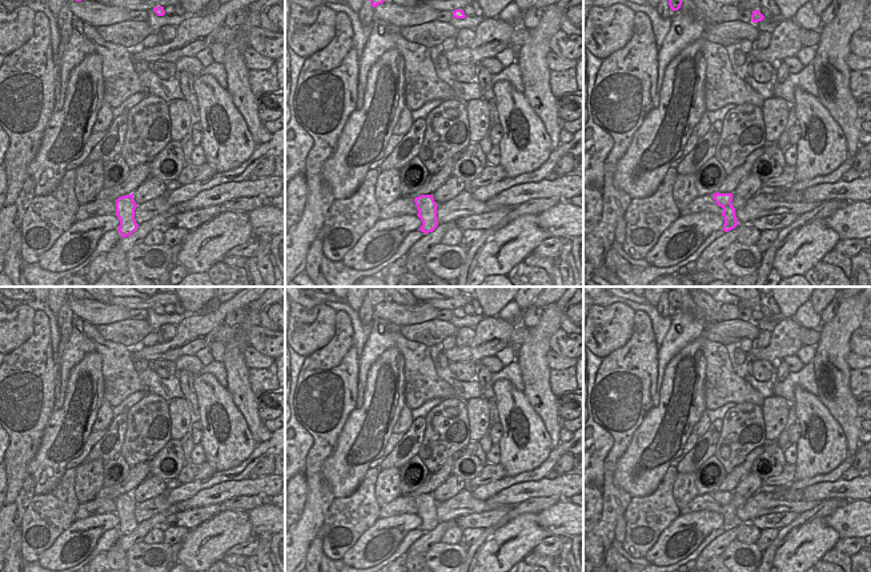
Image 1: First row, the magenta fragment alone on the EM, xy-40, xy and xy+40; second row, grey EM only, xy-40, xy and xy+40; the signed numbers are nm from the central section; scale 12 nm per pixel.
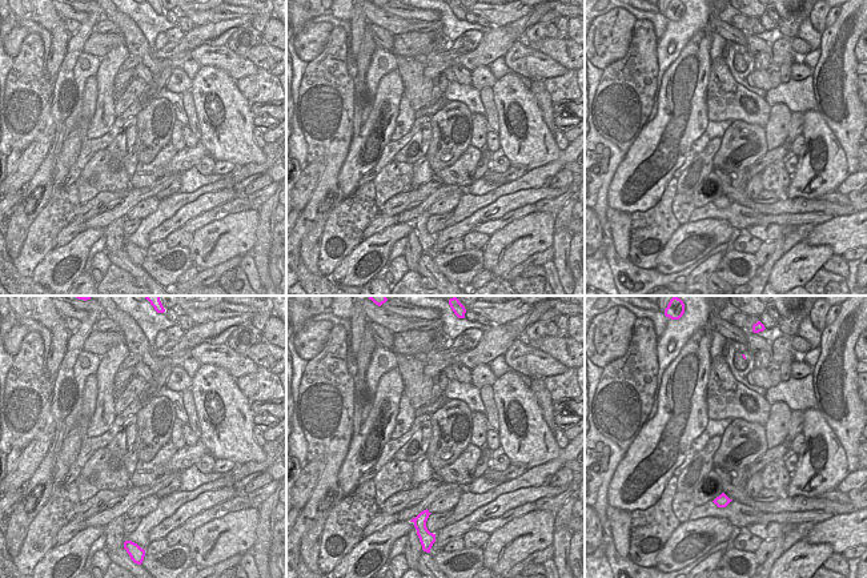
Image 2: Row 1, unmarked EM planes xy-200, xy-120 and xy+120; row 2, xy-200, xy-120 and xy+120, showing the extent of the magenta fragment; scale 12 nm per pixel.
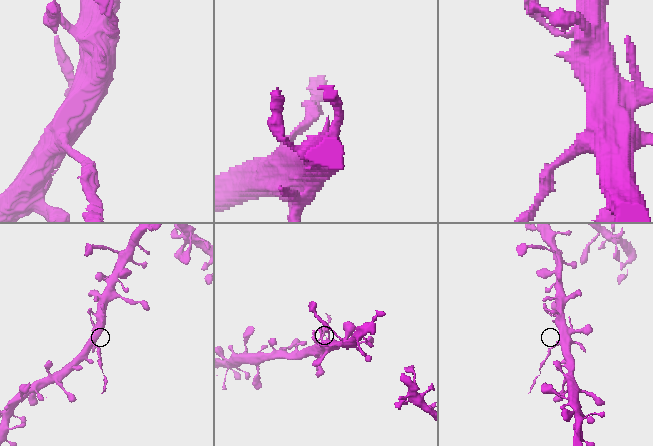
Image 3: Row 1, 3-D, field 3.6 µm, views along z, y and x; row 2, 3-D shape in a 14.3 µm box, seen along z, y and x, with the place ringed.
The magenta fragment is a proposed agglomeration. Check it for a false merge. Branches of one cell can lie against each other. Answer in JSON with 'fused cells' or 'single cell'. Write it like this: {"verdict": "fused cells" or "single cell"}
{"verdict": "fused cells"}

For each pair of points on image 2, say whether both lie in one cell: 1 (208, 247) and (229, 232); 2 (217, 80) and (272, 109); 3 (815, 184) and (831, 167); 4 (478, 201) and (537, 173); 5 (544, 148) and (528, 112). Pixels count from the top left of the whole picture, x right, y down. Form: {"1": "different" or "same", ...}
{"1": "same", "2": "different", "3": "same", "4": "same", "5": "same"}

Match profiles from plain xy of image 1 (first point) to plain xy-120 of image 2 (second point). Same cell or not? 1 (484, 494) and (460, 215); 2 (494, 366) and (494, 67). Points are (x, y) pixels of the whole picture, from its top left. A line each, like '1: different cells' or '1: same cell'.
1: same cell
2: different cells

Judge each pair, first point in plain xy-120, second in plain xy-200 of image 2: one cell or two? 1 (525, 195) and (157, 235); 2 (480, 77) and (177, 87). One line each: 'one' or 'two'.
1: one
2: one

